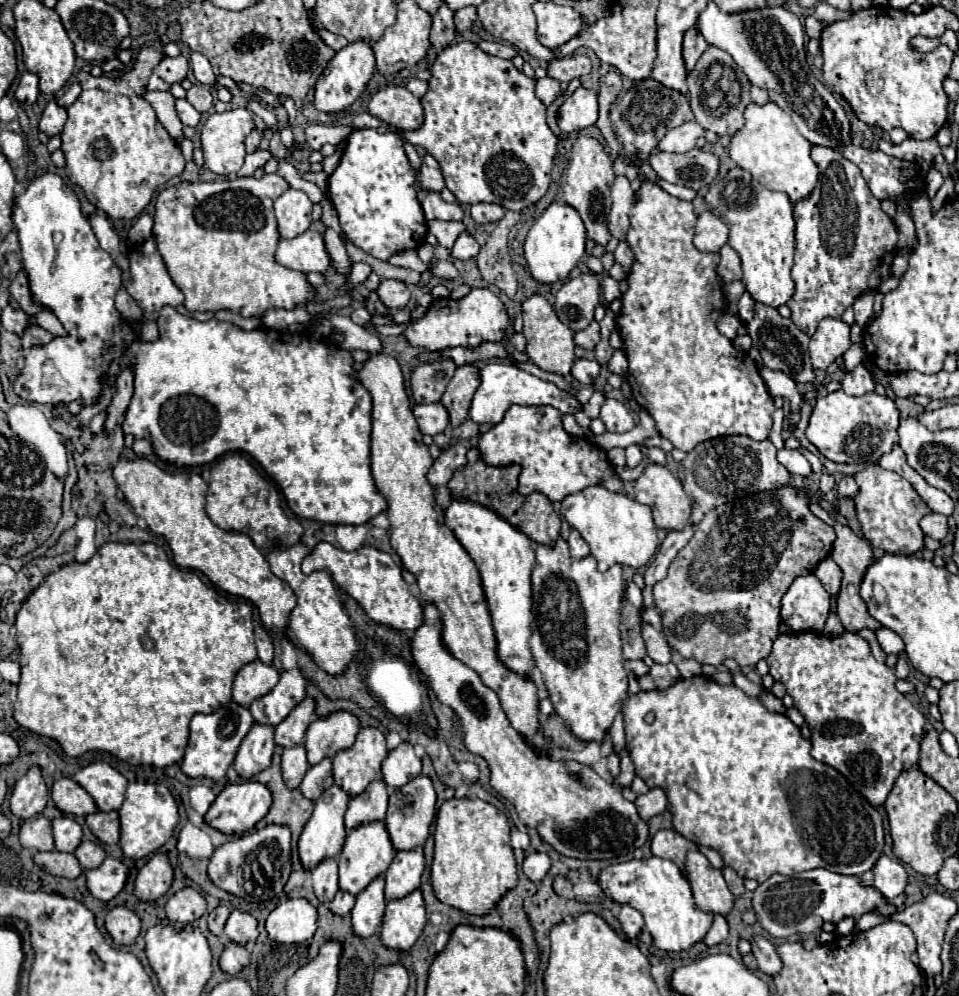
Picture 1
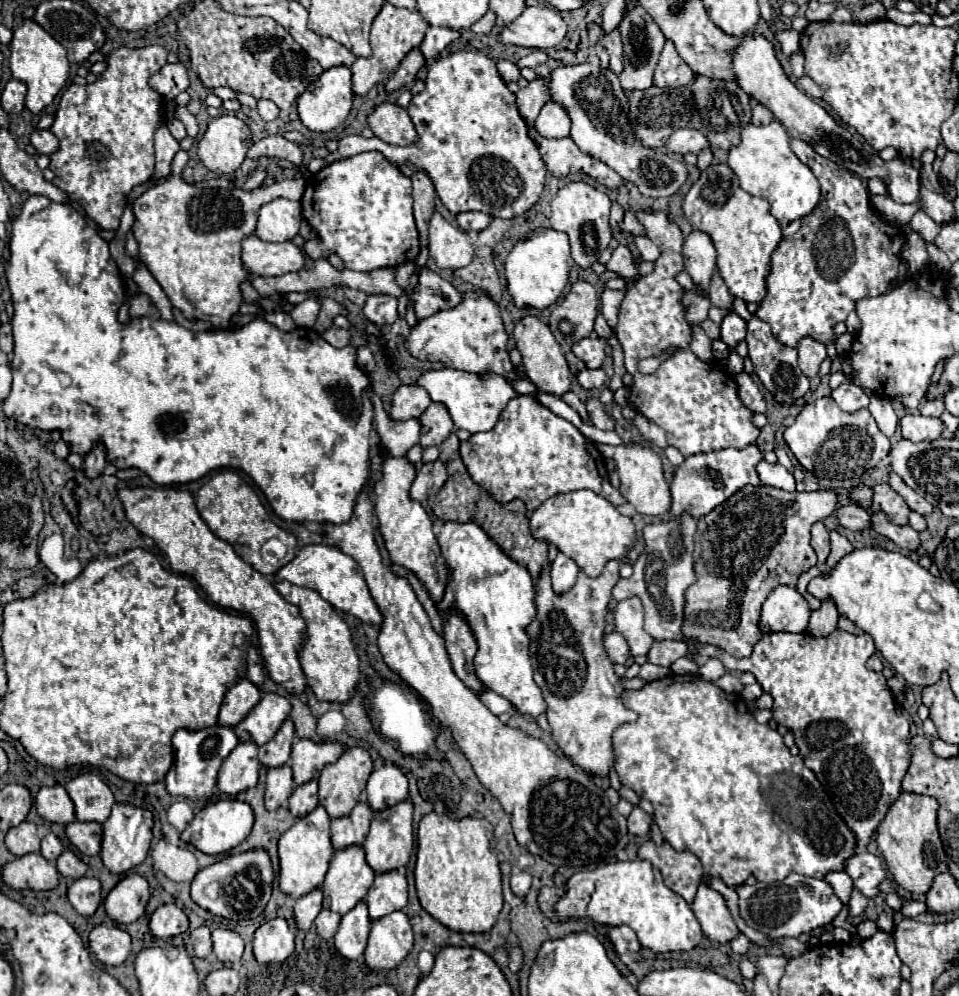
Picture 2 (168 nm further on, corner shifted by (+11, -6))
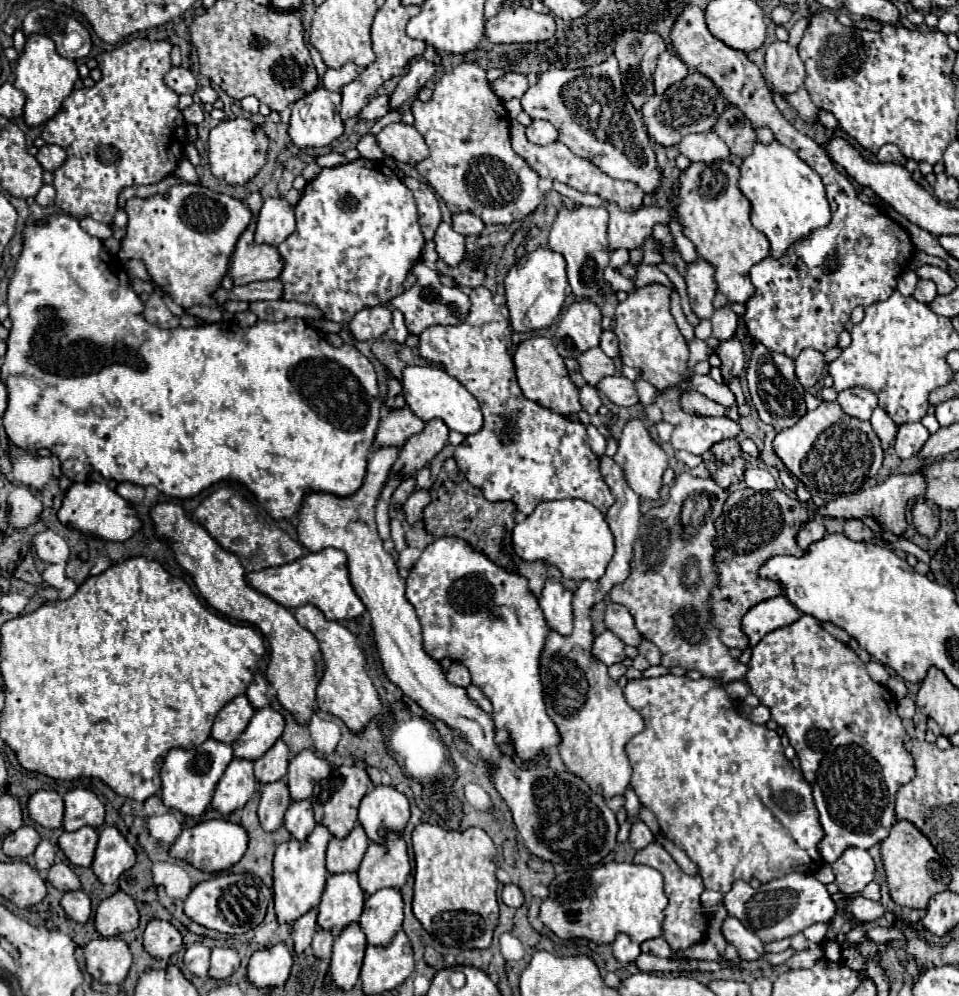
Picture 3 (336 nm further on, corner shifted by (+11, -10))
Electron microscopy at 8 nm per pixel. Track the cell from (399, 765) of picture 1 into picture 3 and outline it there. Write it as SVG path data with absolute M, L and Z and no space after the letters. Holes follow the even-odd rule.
M377 785L359 807L359 825L375 843L385 841L387 831L403 831L409 821L409 801L393 785Z

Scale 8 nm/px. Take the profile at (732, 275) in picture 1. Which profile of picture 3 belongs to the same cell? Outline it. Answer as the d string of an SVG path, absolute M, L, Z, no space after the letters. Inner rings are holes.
M723 305L721 309L717 309L711 317L713 323L713 337L717 339L729 339L735 335L737 329L737 315L733 313L733 309L729 305Z

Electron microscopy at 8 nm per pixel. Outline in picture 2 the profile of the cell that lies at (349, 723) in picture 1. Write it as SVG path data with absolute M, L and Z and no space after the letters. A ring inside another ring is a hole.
M299 739L291 751L291 769L295 785L303 785L317 779L323 765L335 763L343 753L343 747L335 741L313 743L309 739Z

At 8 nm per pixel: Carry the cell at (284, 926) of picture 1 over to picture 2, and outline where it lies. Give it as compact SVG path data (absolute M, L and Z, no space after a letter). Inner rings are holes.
M271 919L255 931L253 955L259 965L283 963L295 949L295 935L289 931L285 919Z

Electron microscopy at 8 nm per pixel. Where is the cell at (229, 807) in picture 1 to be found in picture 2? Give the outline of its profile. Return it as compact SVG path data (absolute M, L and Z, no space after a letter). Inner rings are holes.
M225 799L225 801L217 801L213 805L207 805L205 809L201 809L193 817L193 821L187 825L187 829L181 833L181 841L191 843L201 853L219 855L219 853L227 853L233 847L241 845L245 841L245 837L251 833L251 827L253 827L251 807L239 799Z

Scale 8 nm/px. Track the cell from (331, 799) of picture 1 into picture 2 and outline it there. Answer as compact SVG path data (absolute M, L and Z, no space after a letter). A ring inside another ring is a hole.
M319 805L309 815L297 819L295 825L279 837L279 865L281 865L279 889L285 895L297 899L297 897L311 893L313 889L321 889L329 861L335 853L331 839L329 839L329 823L331 823L331 819L329 819L327 811Z

